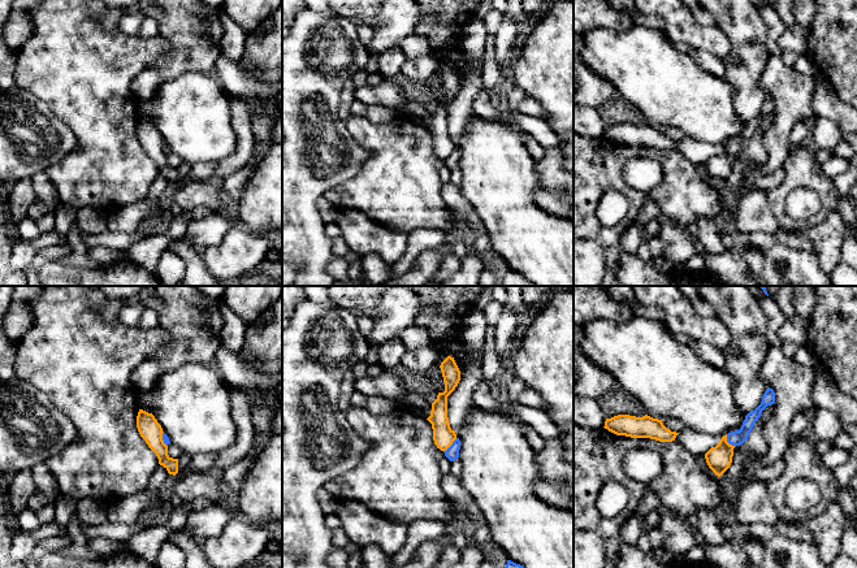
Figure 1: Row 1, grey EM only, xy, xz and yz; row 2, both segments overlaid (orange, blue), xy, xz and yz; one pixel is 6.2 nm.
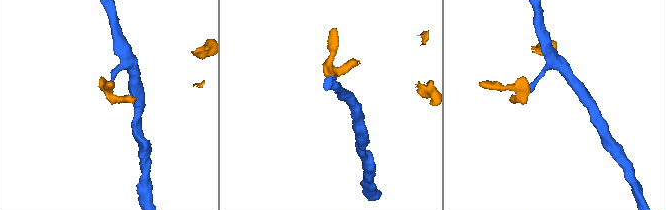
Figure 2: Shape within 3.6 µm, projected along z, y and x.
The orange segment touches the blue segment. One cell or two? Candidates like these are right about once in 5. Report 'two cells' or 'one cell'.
two cells

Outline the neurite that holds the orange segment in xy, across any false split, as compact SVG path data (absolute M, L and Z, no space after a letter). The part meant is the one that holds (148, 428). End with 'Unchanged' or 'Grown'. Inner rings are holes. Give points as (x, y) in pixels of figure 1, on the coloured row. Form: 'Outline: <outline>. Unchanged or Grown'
Outline: M139 409L137 428L148 447L156 454L159 464L163 465L169 474L176 476L178 473L178 459L173 459L168 455L168 446L163 441L164 432L155 416Z. Unchanged

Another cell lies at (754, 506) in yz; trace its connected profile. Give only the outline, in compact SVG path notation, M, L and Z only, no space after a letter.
M752 482L740 491L735 516L731 523L763 523L775 526L778 521L779 516L769 497L765 482Z

